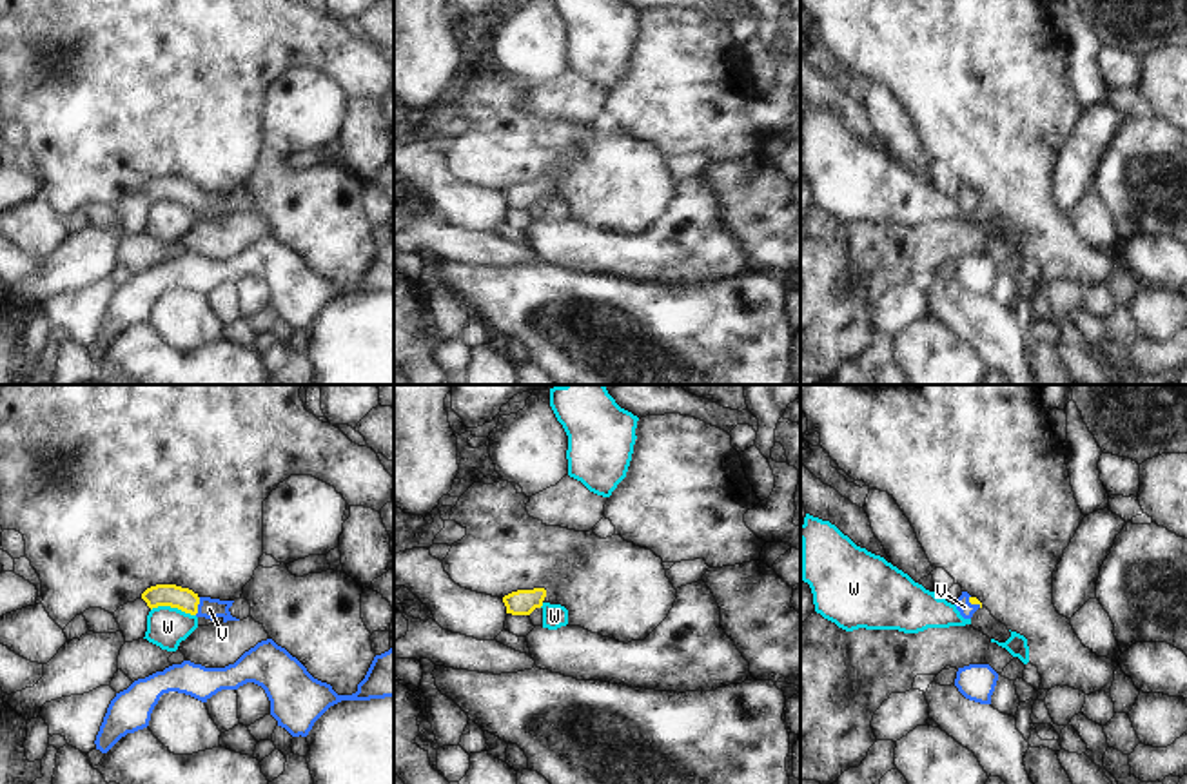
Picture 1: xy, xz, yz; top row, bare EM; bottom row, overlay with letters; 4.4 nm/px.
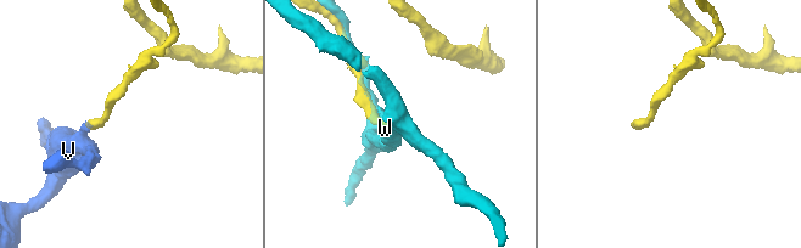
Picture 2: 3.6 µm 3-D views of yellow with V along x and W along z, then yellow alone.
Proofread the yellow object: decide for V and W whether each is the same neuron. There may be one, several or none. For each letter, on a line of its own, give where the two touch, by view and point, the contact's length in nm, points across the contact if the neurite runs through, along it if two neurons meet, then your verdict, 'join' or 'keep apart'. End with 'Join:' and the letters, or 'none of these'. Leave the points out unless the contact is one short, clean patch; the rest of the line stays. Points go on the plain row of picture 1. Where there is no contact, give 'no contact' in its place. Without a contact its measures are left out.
V: meets yellow in xy at (196, 200); contact 80 nm long; runs through xy (173, 189), (196, 200), (209, 202); join
W: meets yellow in xy at (173, 200); contact 200 nm long; keep apart
Join: V

